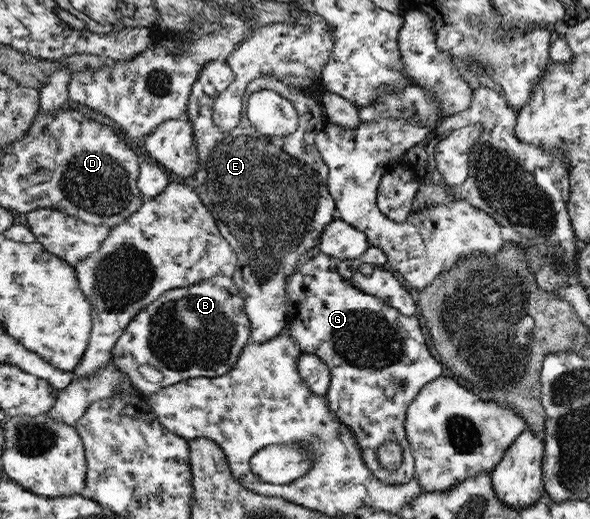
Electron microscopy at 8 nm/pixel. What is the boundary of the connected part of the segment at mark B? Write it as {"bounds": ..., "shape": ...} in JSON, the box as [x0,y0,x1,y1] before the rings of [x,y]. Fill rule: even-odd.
{"bounds":[112,275,251,395],"shape":[[[217,275],[198,282],[196,285],[171,289],[156,301],[145,306],[116,340],[115,348],[112,350],[112,363],[129,376],[137,389],[145,395],[151,395],[164,387],[176,385],[187,379],[215,378],[231,372],[245,345],[251,342],[251,332],[251,320],[247,315],[247,300],[243,292],[233,278],[227,275]],[[143,364],[157,368],[163,374],[163,380],[157,383],[147,381],[139,372],[139,366]]]}

